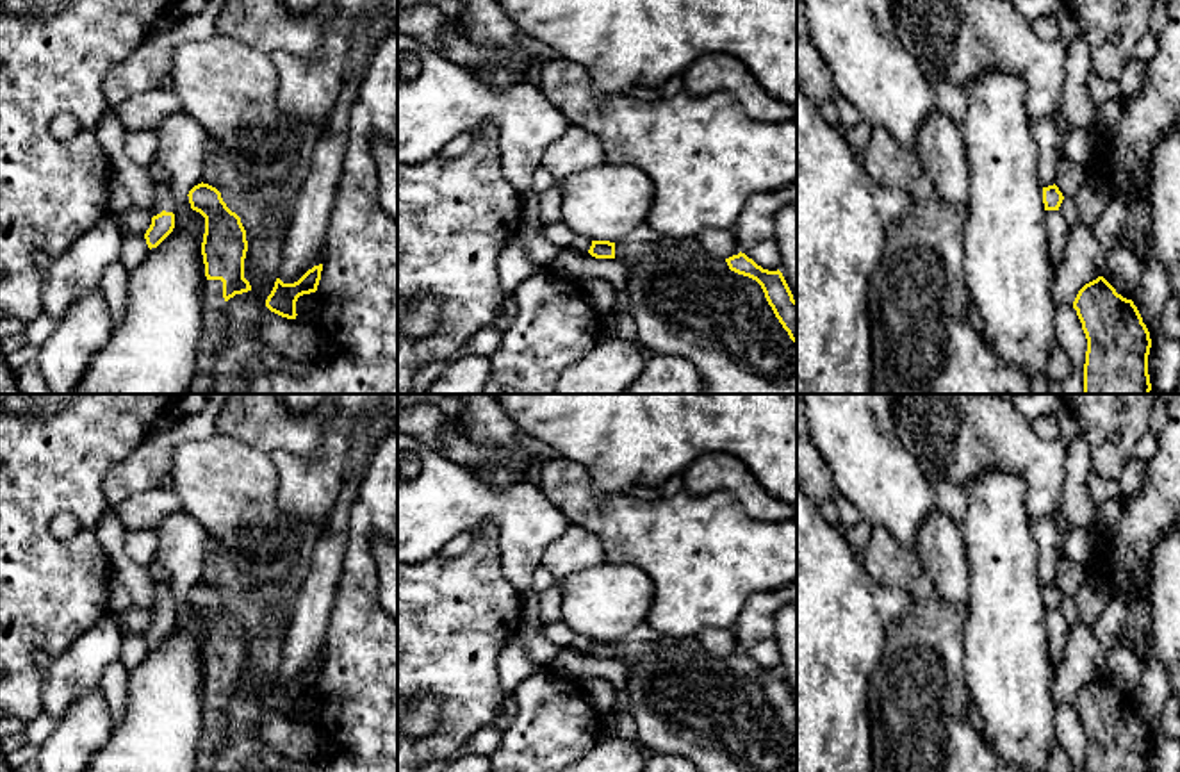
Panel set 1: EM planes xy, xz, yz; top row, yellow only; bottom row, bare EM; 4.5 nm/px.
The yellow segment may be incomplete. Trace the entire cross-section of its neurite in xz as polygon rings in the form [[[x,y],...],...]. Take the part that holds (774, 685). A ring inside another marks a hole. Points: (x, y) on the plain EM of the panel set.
[[[742,651],[738,654],[725,658],[725,661],[731,670],[749,676],[761,685],[765,697],[772,706],[775,717],[788,731],[790,738],[797,743],[797,701],[793,699],[793,694],[783,672],[779,669],[763,669]]]

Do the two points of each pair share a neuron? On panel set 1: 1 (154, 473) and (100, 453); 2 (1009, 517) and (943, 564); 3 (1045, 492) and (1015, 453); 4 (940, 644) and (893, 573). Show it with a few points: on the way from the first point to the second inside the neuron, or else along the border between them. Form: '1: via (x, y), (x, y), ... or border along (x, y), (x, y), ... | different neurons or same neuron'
1: border along (145, 437), (106, 475), (106, 500) | different neurons
2: border along (959, 526), (970, 591) | different neurons
3: via (1043, 484), (1024, 462) | same neuron
4: via (931, 624), (927, 601), (913, 587) | same neuron

